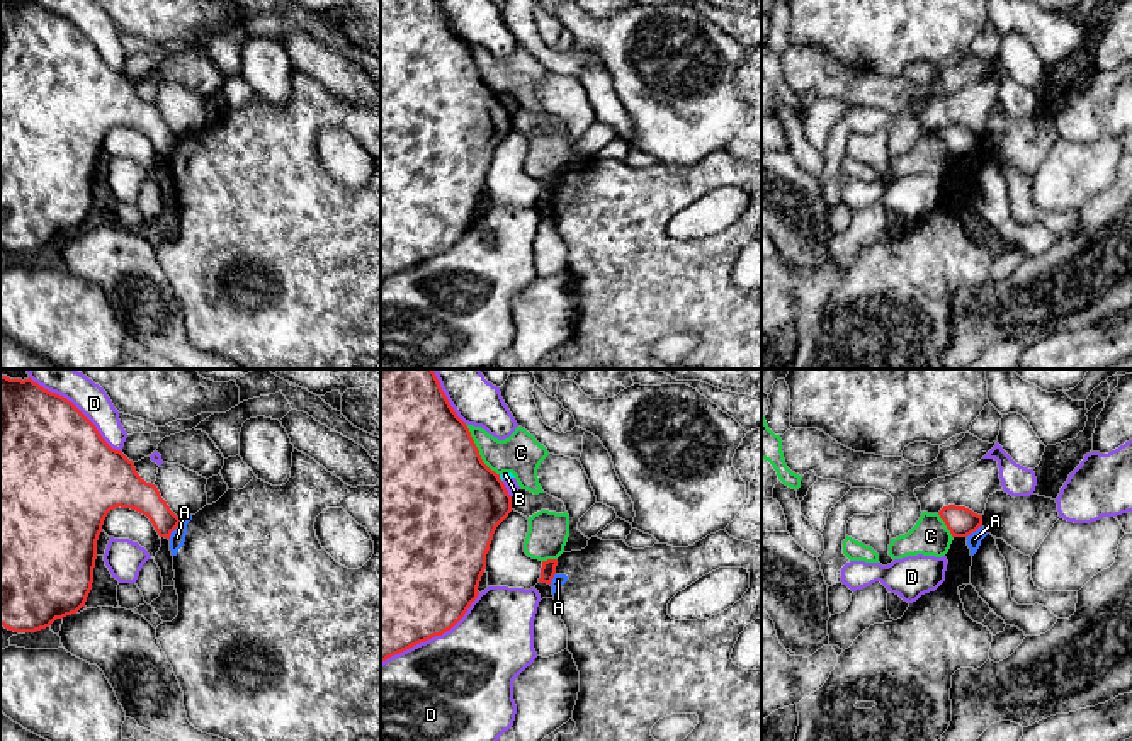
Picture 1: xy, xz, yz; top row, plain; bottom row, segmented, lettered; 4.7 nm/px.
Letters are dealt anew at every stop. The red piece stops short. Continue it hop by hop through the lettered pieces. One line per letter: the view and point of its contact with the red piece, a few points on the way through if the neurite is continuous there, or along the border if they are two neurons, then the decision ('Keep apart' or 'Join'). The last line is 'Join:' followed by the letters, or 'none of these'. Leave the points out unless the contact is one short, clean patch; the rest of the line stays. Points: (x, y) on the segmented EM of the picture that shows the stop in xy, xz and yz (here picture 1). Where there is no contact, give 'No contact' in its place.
A: Touches red at xy (175, 527). Boundary: xy (182, 519), (169, 539). Keep apart
B: Touches red at xz (498, 478). Keep apart
C: Touches red at xz (478, 451). Keep apart
D: Touches red at xz (432, 636). Keep apart
Join: none of these

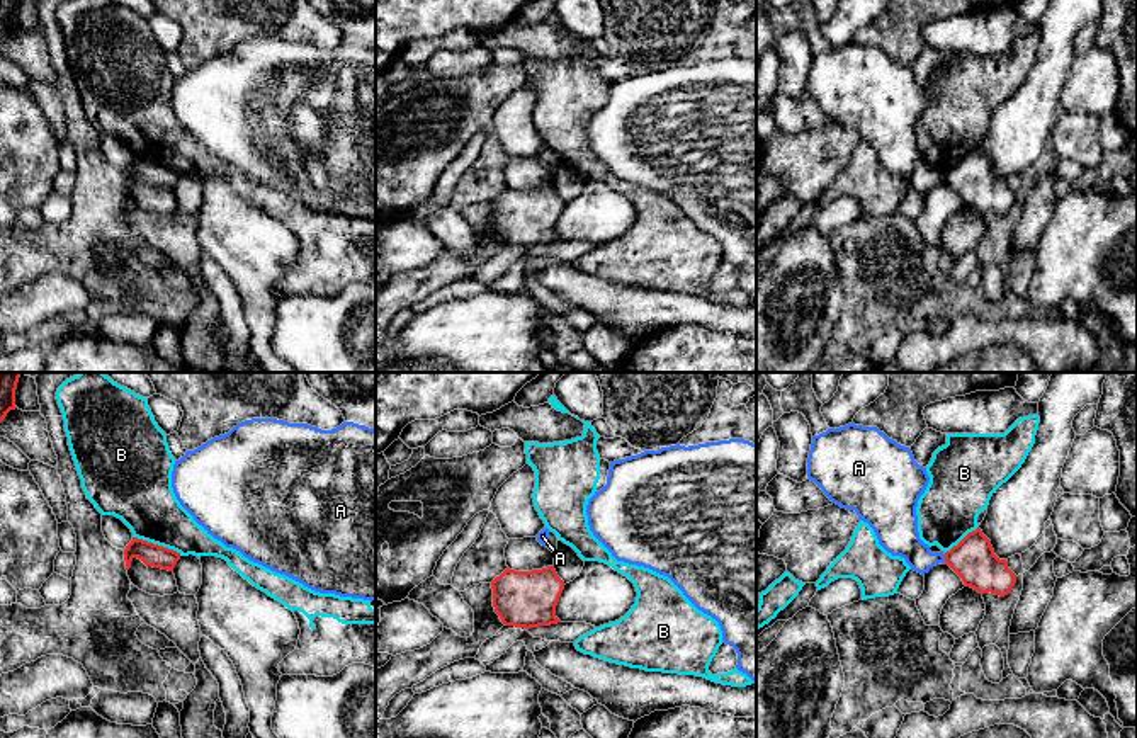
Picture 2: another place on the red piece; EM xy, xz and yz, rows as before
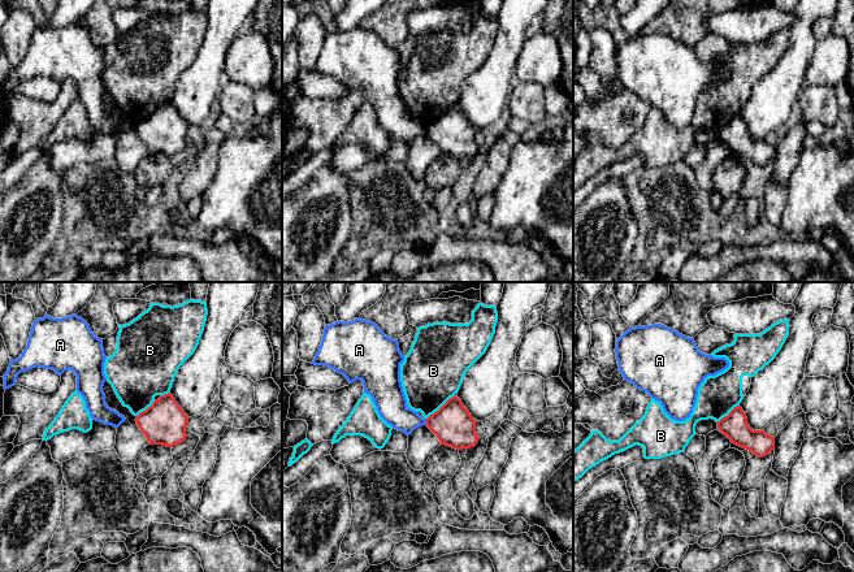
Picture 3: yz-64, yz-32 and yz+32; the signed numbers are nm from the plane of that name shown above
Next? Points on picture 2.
A: Touches red at yz (945, 558). Boundary: yz (944, 555), (945, 562). Keep apart
B: Touches red at xy (157, 544). Keep apart
Join: none of these

